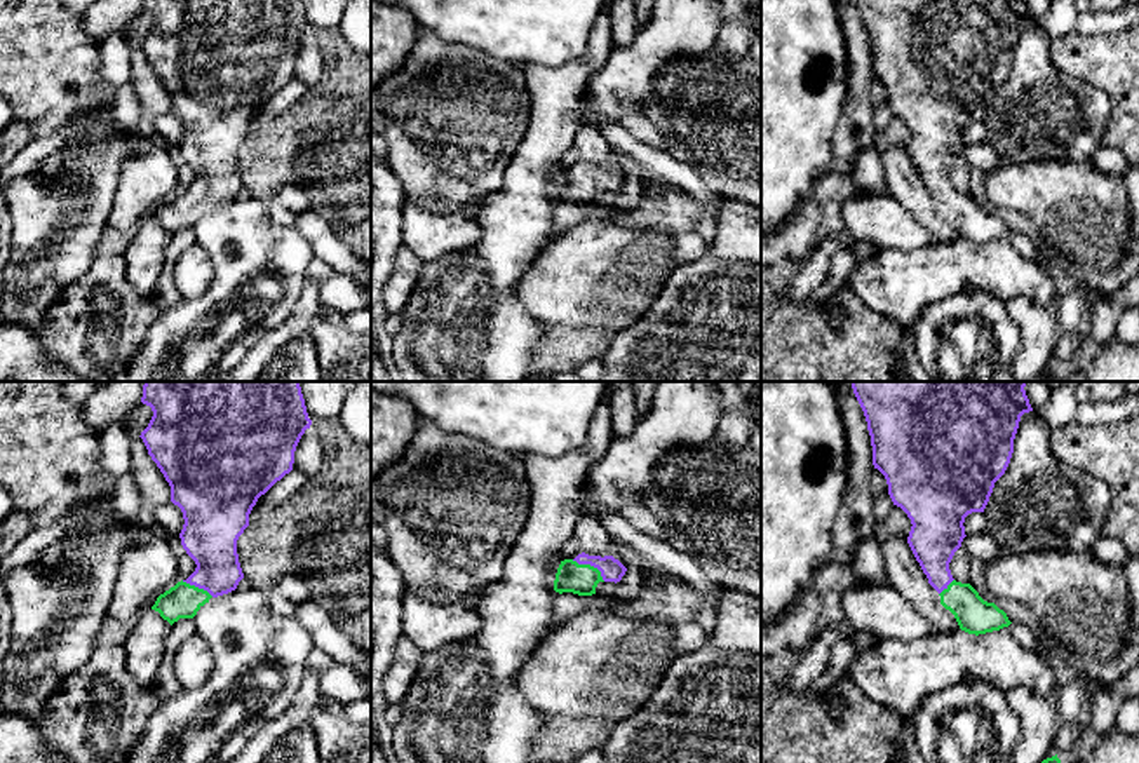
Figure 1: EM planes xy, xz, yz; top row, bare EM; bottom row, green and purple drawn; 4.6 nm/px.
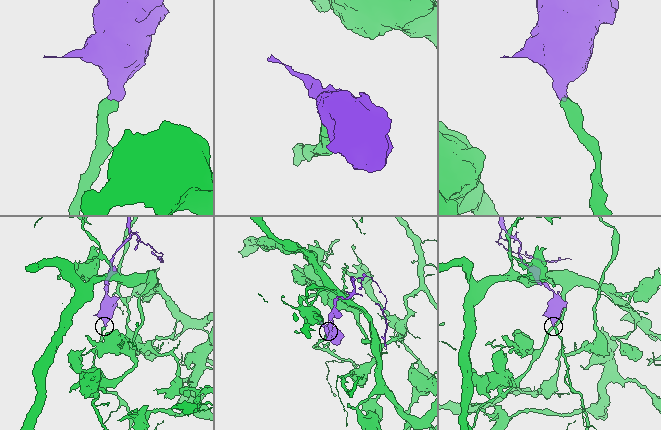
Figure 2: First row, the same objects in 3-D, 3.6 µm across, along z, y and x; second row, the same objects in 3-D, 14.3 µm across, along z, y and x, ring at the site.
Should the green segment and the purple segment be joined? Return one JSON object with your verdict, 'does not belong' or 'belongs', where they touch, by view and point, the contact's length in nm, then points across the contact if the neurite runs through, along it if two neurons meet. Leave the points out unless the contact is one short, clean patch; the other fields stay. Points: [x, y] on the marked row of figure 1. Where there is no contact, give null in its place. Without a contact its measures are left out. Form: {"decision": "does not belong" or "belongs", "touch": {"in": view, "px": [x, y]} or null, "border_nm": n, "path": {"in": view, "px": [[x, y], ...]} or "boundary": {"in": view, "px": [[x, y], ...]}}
{"decision": "belongs", "touch": {"in": "xz", "px": [589, 565]}, "border_nm": 190, "path": {"in": "xz", "px": [[580, 579], [589, 565], [612, 570]]}}

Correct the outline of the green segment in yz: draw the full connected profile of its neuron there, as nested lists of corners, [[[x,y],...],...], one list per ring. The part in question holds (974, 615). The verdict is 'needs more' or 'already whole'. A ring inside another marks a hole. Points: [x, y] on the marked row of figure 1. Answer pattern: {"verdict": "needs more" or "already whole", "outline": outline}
{"verdict": "needs more", "outline": [[[852,382],[853,394],[864,411],[873,446],[873,465],[888,484],[893,505],[911,519],[907,544],[928,584],[939,592],[940,604],[949,610],[960,629],[986,634],[1008,627],[1012,622],[994,603],[984,601],[970,584],[956,582],[949,563],[961,547],[965,517],[984,512],[994,483],[1005,474],[1021,416],[1033,411],[1026,395],[1028,382]]]}

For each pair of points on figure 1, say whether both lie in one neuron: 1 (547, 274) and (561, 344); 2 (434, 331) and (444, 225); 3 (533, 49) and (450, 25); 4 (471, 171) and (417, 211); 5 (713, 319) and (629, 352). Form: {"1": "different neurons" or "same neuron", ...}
{"1": "same neuron", "2": "different neurons", "3": "same neuron", "4": "different neurons", "5": "same neuron"}

